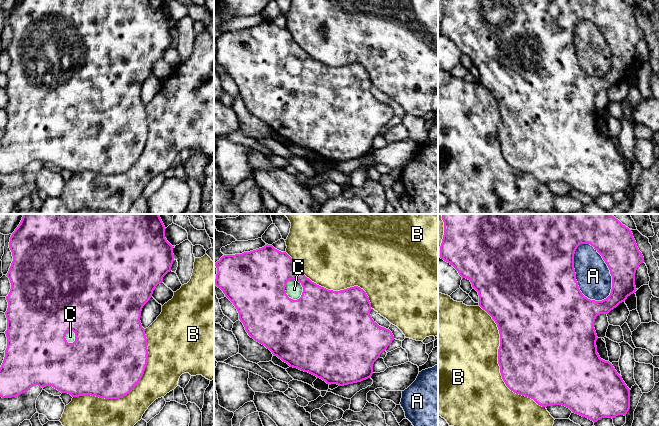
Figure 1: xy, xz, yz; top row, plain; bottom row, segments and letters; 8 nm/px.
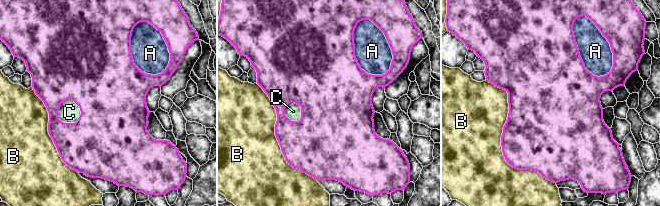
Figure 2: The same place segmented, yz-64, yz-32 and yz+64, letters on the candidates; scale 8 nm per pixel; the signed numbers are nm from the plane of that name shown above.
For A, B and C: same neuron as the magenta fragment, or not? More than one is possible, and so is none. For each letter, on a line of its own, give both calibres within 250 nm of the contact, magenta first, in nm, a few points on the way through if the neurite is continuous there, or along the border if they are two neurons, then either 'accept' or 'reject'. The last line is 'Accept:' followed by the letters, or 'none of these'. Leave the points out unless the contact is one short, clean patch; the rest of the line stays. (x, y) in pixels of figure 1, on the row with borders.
A: 500/280 nm | reject
B: 500/500 nm | reject
C: 480/140 nm | accept
Accept: C

